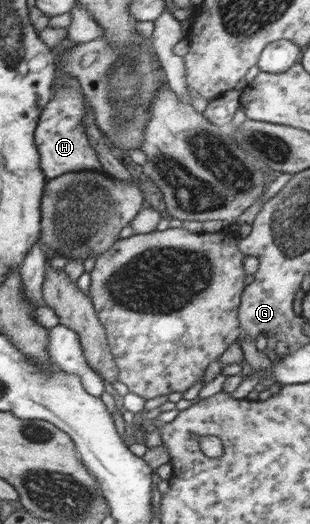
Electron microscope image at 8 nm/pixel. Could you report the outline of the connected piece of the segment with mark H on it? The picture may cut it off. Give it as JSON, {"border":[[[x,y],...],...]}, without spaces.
{"border":[[[58,87],[53,93],[54,102],[50,102],[46,110],[41,110],[42,122],[37,122],[38,134],[33,134],[38,150],[42,150],[42,171],[46,178],[53,179],[79,170],[99,170],[101,161],[84,129],[86,104],[83,94],[72,87]]]}

